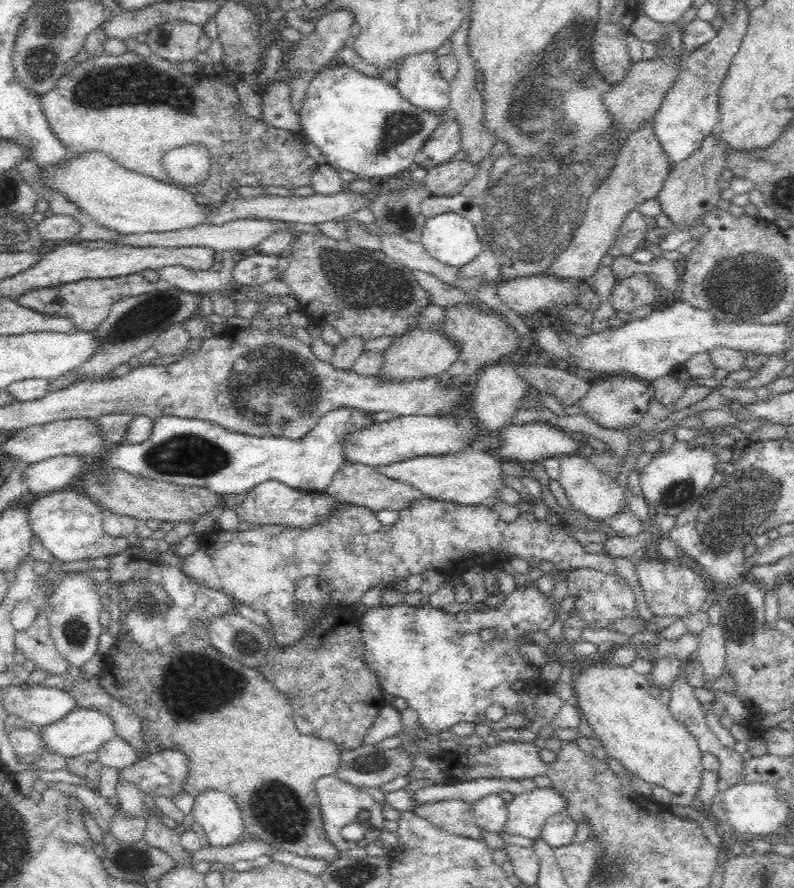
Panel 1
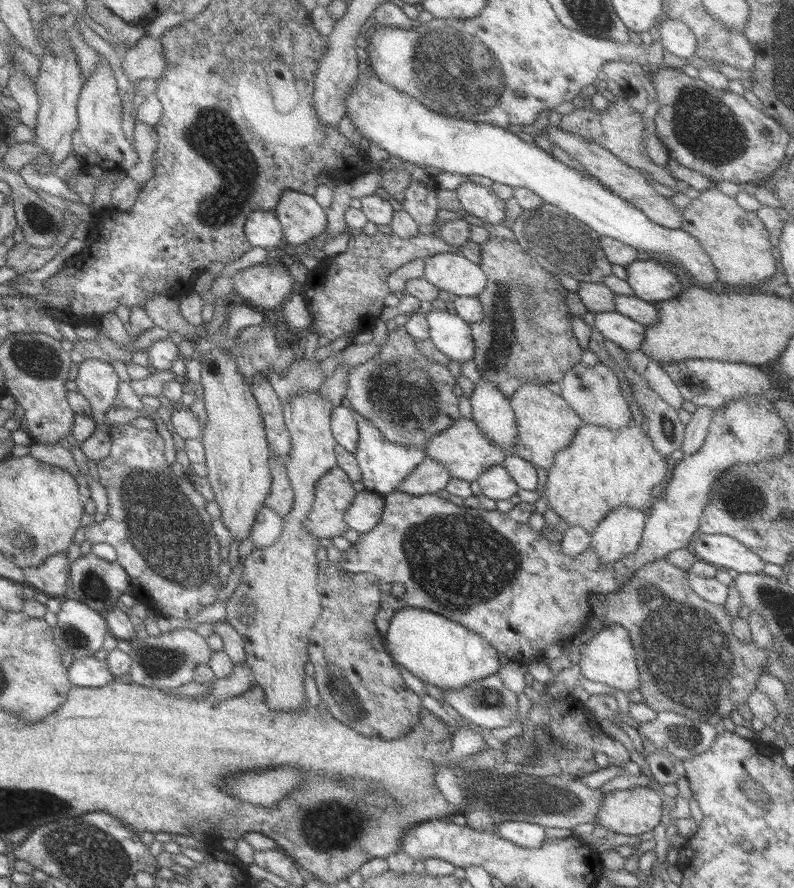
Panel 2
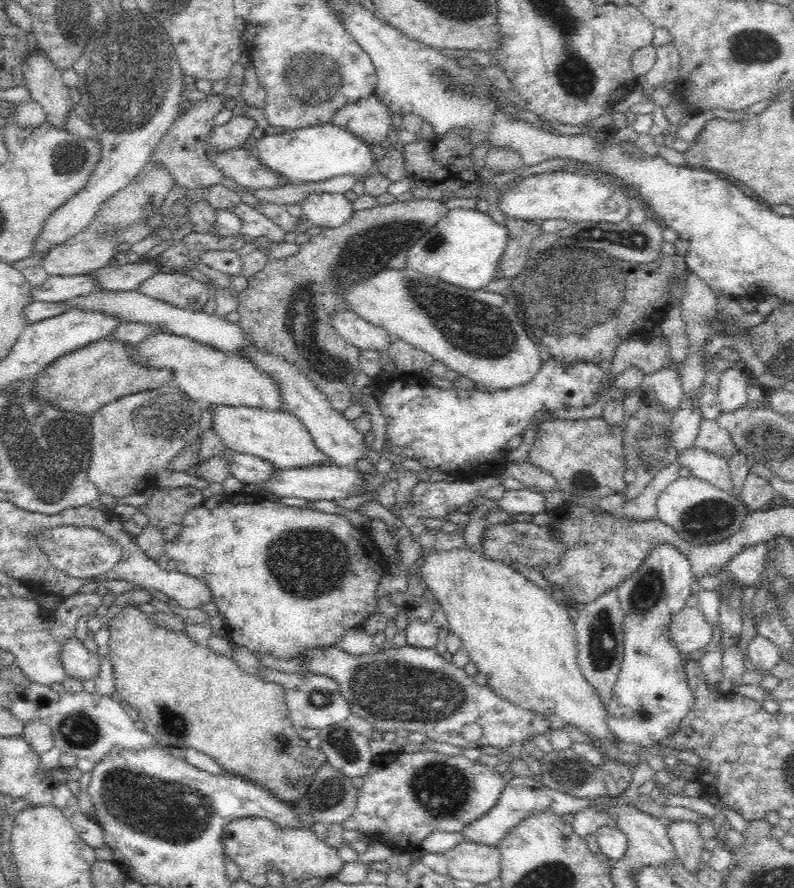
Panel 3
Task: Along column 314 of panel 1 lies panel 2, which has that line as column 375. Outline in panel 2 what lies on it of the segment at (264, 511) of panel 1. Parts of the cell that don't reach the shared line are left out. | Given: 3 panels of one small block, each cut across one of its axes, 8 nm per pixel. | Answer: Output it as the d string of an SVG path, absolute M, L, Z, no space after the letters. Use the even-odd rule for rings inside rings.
M366 490L355 493L345 509L346 528L361 534L369 532L379 520L383 503L382 497L377 493Z

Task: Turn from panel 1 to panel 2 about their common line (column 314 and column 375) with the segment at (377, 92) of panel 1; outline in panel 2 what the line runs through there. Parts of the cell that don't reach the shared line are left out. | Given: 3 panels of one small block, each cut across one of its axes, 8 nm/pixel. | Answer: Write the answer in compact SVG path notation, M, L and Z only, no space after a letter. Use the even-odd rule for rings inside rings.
M363 67L345 95L344 107L344 114L354 130L363 136L364 144L378 146L388 156L415 166L433 166L449 174L485 176L512 189L530 190L542 203L585 224L598 237L605 236L637 251L656 254L656 258L667 260L667 265L671 262L671 267L680 266L703 288L717 280L709 257L685 231L654 224L593 177L561 164L544 149L528 144L506 128L437 114L404 92L382 83L375 75L363 73Z

